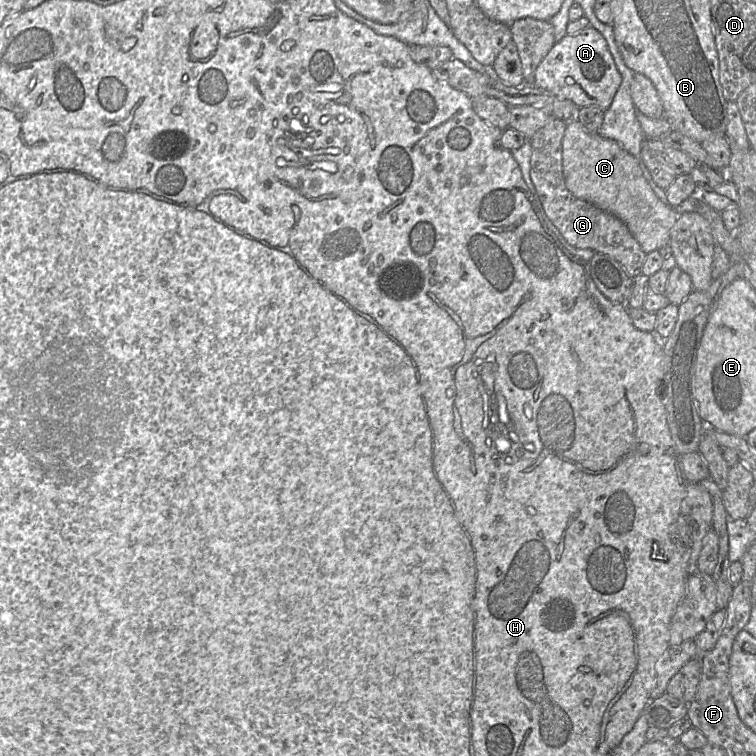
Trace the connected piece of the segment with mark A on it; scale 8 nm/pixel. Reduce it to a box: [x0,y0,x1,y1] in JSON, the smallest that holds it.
[533,26,621,111]

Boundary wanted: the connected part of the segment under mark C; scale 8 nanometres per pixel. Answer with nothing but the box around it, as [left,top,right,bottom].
[562,121,681,252]

